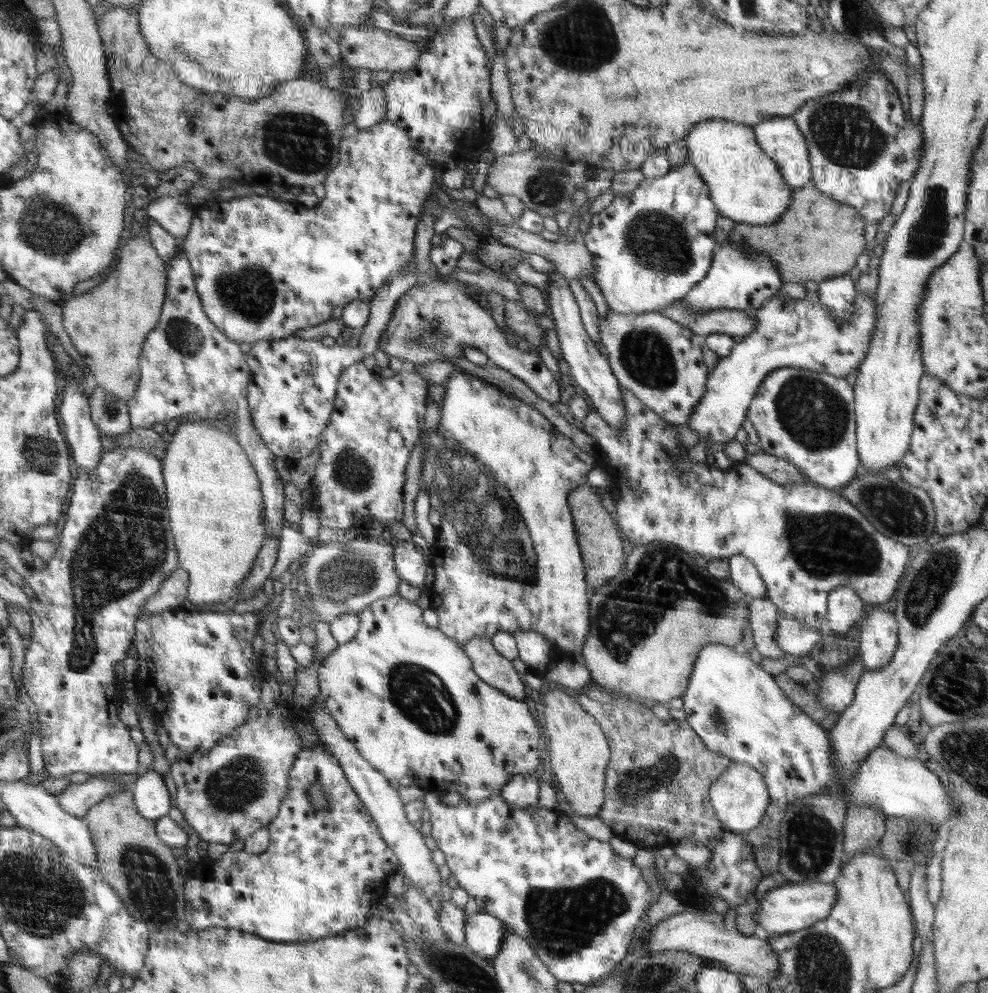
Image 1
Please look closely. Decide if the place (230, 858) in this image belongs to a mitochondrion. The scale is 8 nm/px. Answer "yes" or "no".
no

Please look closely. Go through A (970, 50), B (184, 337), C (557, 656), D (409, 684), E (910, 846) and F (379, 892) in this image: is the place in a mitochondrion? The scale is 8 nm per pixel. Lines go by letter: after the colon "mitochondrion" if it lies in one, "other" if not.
A: other
B: mitochondrion
C: other
D: mitochondrion
E: mitochondrion
F: other

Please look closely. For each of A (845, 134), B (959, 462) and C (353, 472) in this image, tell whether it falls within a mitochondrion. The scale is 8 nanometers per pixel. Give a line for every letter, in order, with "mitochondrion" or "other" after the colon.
A: mitochondrion
B: other
C: mitochondrion

